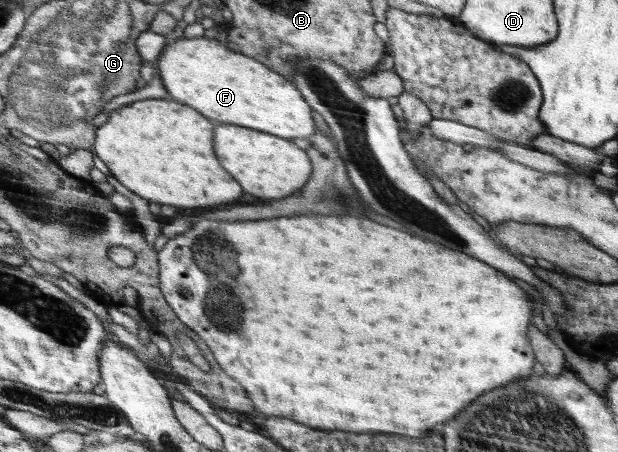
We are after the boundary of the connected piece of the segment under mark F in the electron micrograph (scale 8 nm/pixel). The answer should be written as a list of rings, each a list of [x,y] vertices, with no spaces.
[[[172,37],[158,58],[158,71],[169,91],[166,98],[187,102],[203,110],[209,118],[281,138],[309,138],[315,134],[310,103],[299,94],[294,83],[277,71],[265,68],[258,59],[231,50],[217,38]]]

